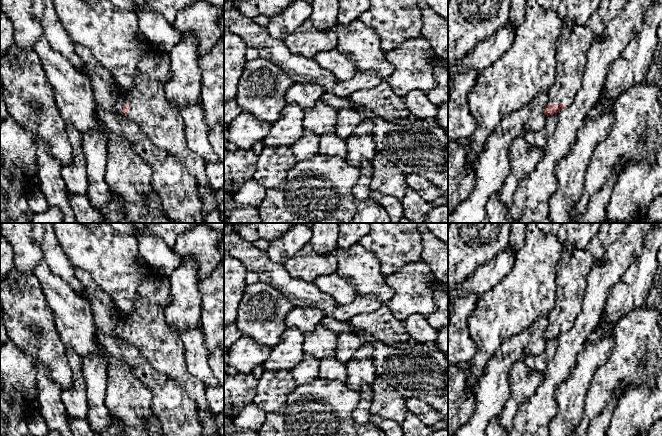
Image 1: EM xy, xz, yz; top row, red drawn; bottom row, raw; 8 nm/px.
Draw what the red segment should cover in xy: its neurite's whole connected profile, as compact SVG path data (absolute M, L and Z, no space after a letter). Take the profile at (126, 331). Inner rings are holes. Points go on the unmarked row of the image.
M147 266L145 269L147 276L137 289L134 310L129 314L120 311L123 323L116 328L116 335L134 346L146 363L182 386L188 397L196 403L200 413L208 409L205 385L188 372L184 357L185 348L180 335L167 323L164 315L164 310L171 300L169 278L158 275Z

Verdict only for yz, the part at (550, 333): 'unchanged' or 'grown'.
grown

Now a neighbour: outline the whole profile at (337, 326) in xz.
M237 233L224 234L224 254L229 253L232 257L238 259L248 272L254 272L263 283L275 287L279 290L295 307L317 308L325 314L321 325L336 333L351 332L357 330L348 321L335 320L331 313L337 307L337 303L329 295L322 293L314 283L305 282L299 278L291 276L283 264L273 262L269 259L266 252L259 250L250 241L243 239Z

